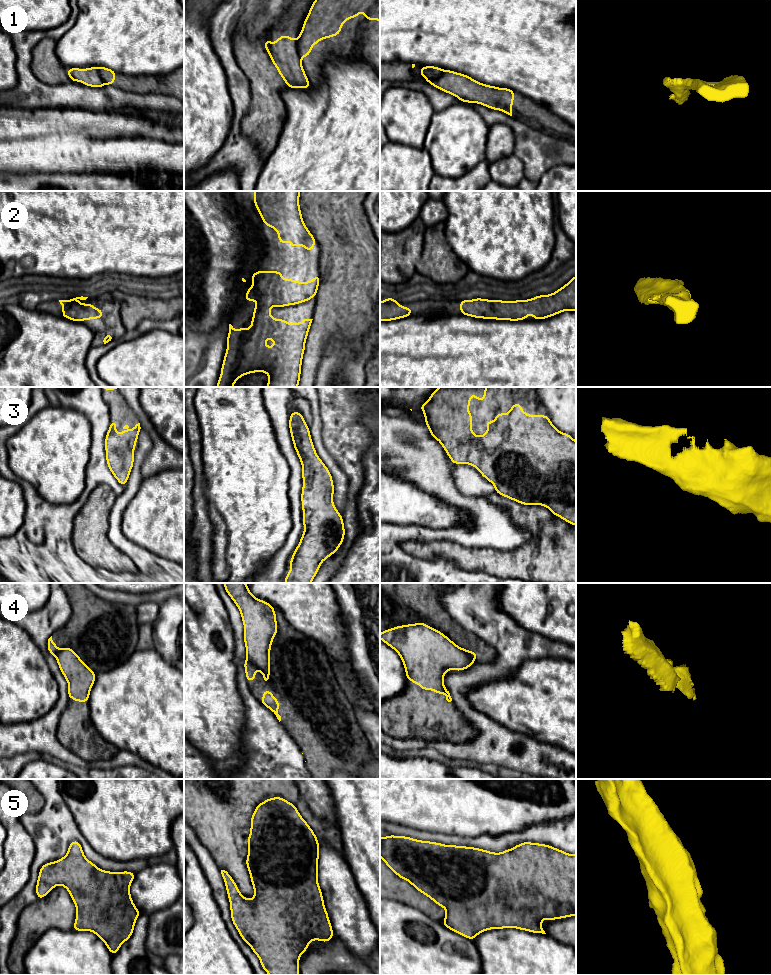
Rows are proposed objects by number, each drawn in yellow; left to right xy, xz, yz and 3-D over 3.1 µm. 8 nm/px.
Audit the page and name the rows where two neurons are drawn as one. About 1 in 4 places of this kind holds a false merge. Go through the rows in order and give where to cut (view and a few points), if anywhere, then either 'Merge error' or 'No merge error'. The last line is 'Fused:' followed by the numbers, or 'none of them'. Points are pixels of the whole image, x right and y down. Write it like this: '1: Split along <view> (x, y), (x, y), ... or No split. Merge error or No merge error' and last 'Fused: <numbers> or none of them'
1: Split along yz (443, 70), (439, 76), (426, 80). Merge error
2: No split. No merge error
3: No split. No merge error
4: Split along xz (247, 657), (259, 669). Merge error
5: No split. No merge error
Fused: 1, 4

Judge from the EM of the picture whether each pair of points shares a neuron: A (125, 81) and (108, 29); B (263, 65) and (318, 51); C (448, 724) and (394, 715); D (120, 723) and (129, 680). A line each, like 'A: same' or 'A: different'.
A: different
B: different
C: same
D: same

